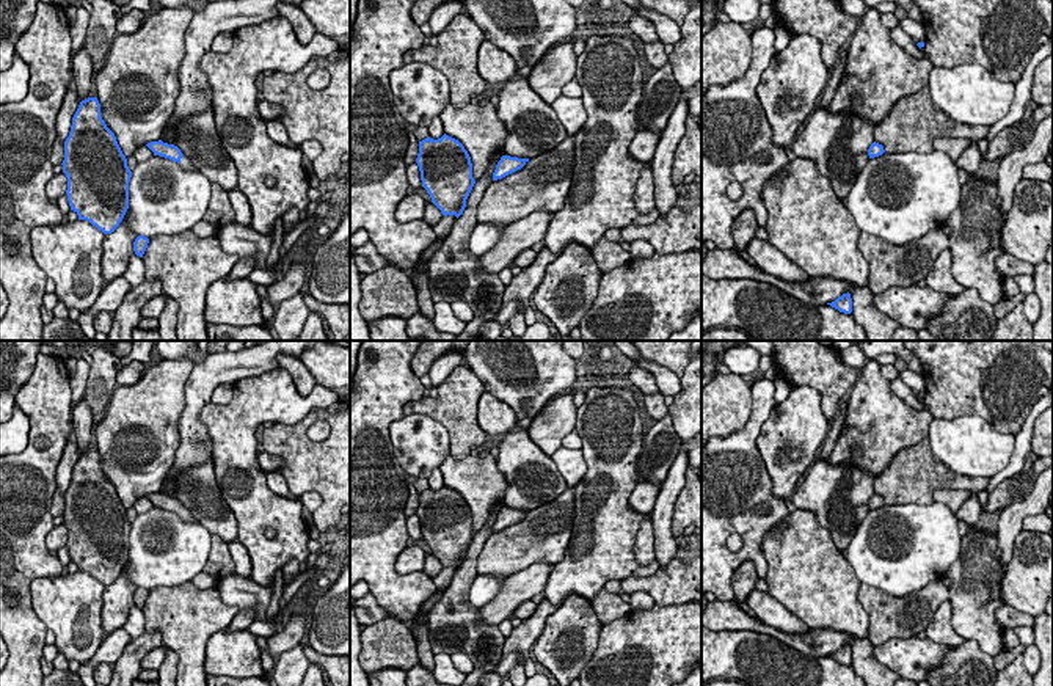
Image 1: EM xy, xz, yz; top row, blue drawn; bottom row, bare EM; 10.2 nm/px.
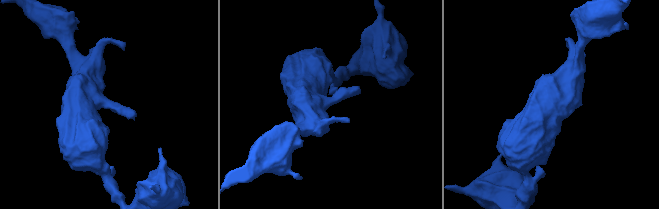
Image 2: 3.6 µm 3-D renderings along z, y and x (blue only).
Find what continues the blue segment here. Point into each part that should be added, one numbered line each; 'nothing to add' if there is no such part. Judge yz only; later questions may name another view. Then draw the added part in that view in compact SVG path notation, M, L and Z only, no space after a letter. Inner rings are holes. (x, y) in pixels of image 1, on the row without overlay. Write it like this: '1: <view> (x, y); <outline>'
nothing to add

